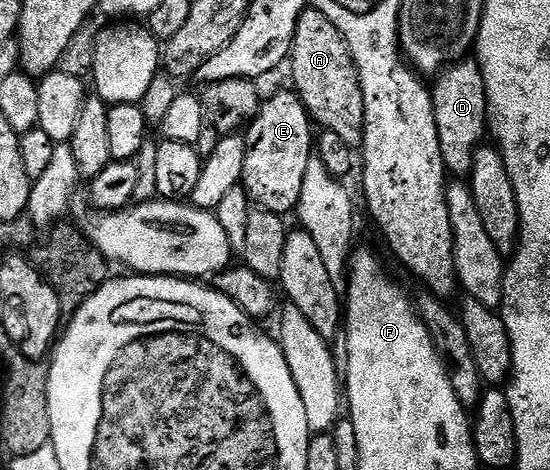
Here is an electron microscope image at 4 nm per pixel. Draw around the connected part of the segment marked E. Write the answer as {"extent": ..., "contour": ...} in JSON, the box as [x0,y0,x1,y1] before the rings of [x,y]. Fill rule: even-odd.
{"extent":[240,89,314,216],"contour":[[[291,89],[280,90],[273,98],[265,97],[246,130],[246,164],[242,164],[240,181],[248,194],[249,203],[261,210],[269,210],[281,216],[288,216],[295,211],[302,195],[302,184],[306,175],[306,166],[314,156],[314,123],[308,117],[308,110],[300,98]]]}

